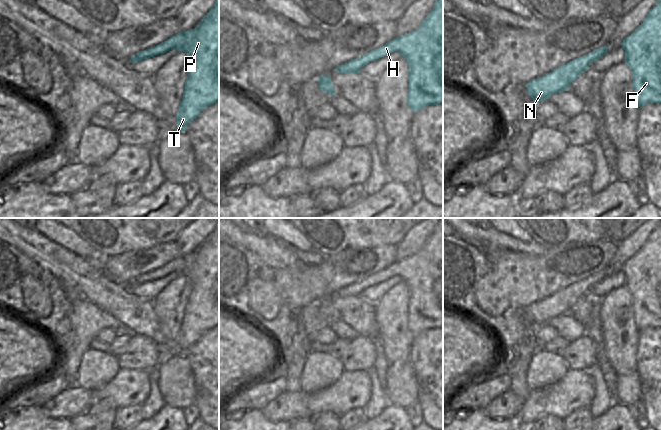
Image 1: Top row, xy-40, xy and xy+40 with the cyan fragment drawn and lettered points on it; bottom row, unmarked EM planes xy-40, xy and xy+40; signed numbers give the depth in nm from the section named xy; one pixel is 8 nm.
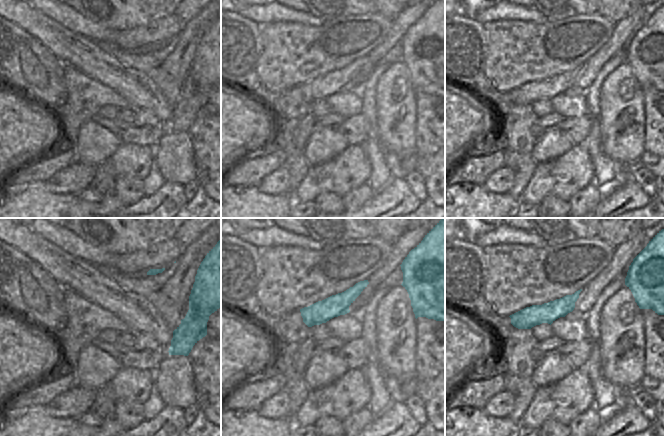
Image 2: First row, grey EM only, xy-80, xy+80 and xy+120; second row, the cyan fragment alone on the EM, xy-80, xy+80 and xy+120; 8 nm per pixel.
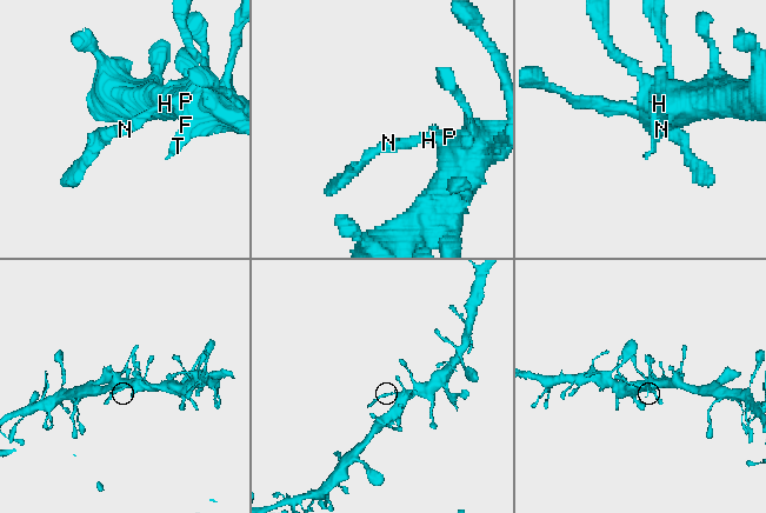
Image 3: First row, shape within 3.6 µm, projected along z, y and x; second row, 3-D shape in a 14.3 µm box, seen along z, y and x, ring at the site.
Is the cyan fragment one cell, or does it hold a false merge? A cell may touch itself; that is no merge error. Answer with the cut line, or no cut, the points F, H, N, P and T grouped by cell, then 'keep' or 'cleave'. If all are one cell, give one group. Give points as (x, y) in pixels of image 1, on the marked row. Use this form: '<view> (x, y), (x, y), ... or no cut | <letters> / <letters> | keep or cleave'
xy+40 (574, 60), (574, 68), (584, 71) | F H P T / N | cleave

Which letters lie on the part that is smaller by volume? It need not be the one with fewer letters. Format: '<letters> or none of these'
N

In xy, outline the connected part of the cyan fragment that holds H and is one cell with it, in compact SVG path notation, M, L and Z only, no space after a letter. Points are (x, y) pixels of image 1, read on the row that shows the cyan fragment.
M437 0L421 26L400 37L395 37L382 47L378 47L351 60L352 71L376 61L394 51L398 51L409 64L409 94L407 104L414 113L428 105L443 103L443 0Z

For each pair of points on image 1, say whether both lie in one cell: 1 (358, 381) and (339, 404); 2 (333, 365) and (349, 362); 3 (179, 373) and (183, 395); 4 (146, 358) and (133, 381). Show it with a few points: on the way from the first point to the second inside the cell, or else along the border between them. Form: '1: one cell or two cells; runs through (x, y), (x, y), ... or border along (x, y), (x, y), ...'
1: one cell; runs through (353, 387), (342, 398)
2: two cells; border along (339, 358), (345, 370)
3: one cell; runs through (179, 378), (179, 390)
4: two cells; border along (121, 368), (148, 371)

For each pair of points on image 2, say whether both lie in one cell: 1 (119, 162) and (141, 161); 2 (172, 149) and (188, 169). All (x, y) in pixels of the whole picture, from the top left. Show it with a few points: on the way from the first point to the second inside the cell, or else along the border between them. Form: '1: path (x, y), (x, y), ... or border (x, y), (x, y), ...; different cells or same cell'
1: path (124, 162), (136, 161); same cell
2: path (174, 154), (183, 164); same cell

